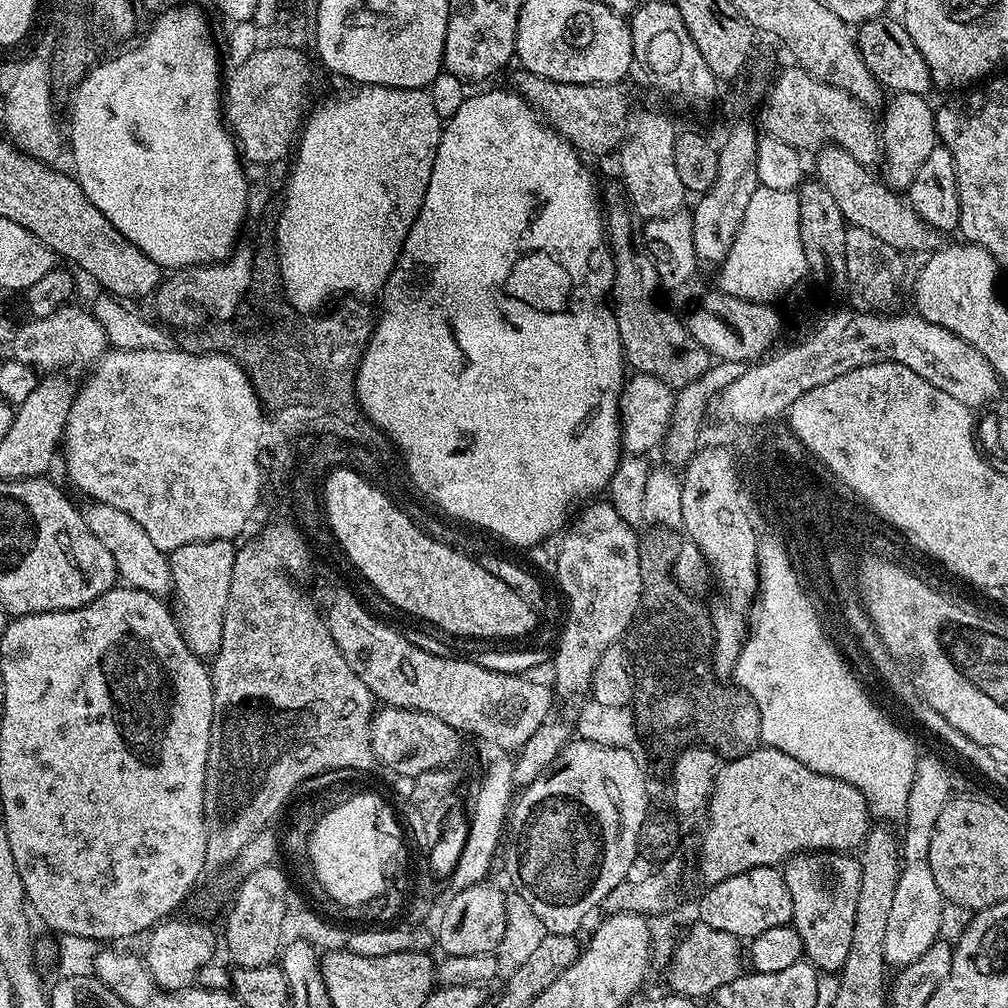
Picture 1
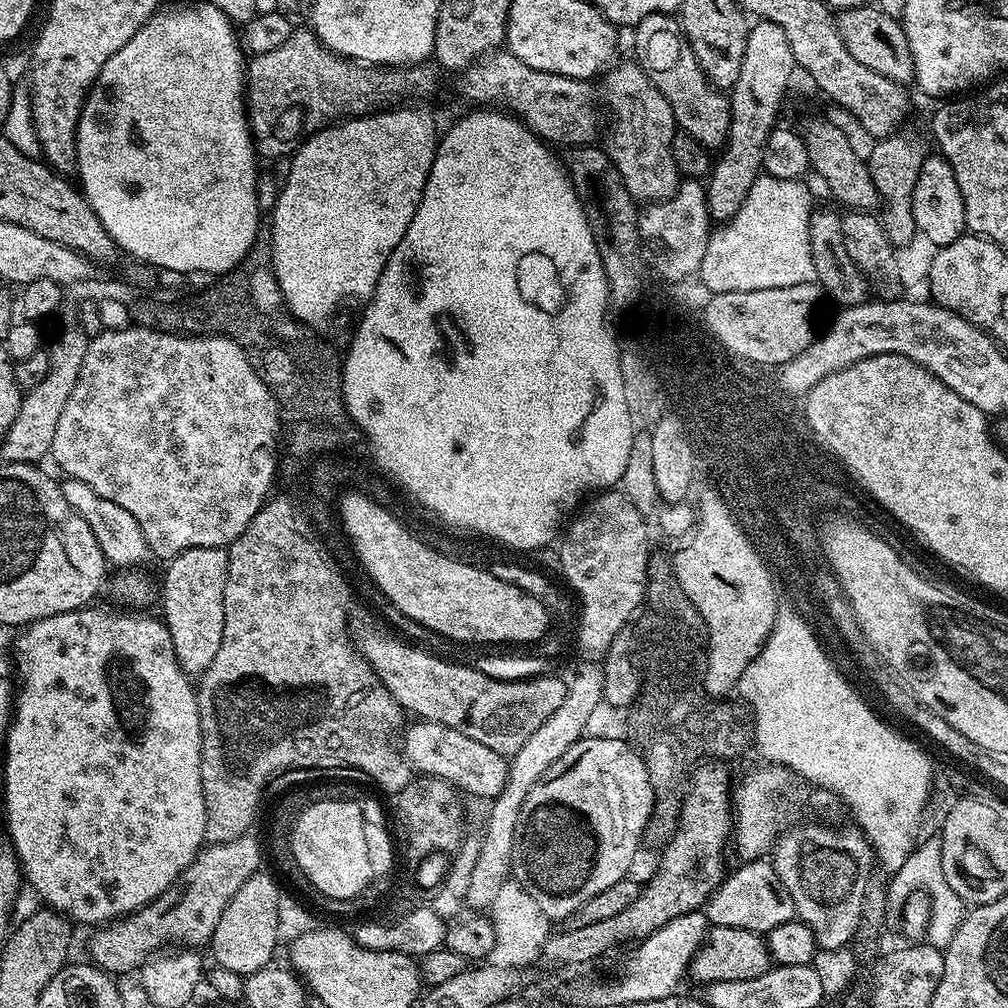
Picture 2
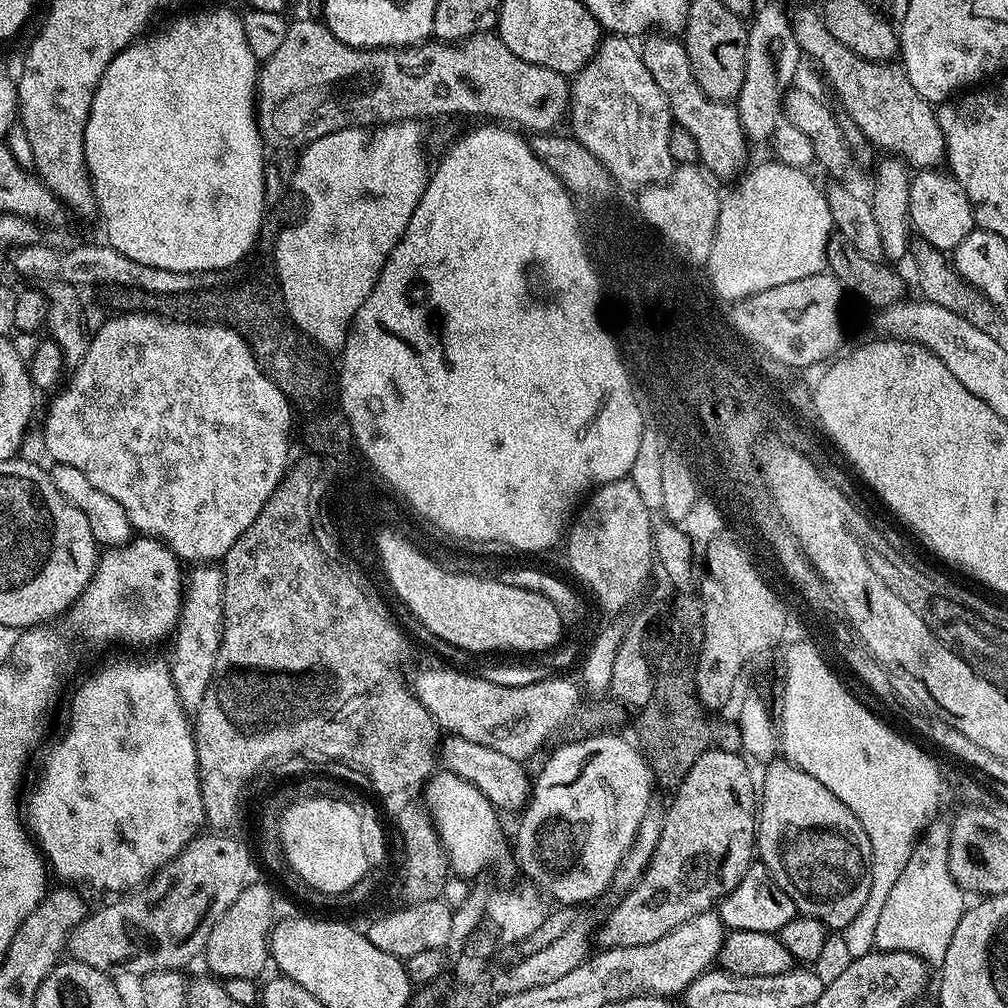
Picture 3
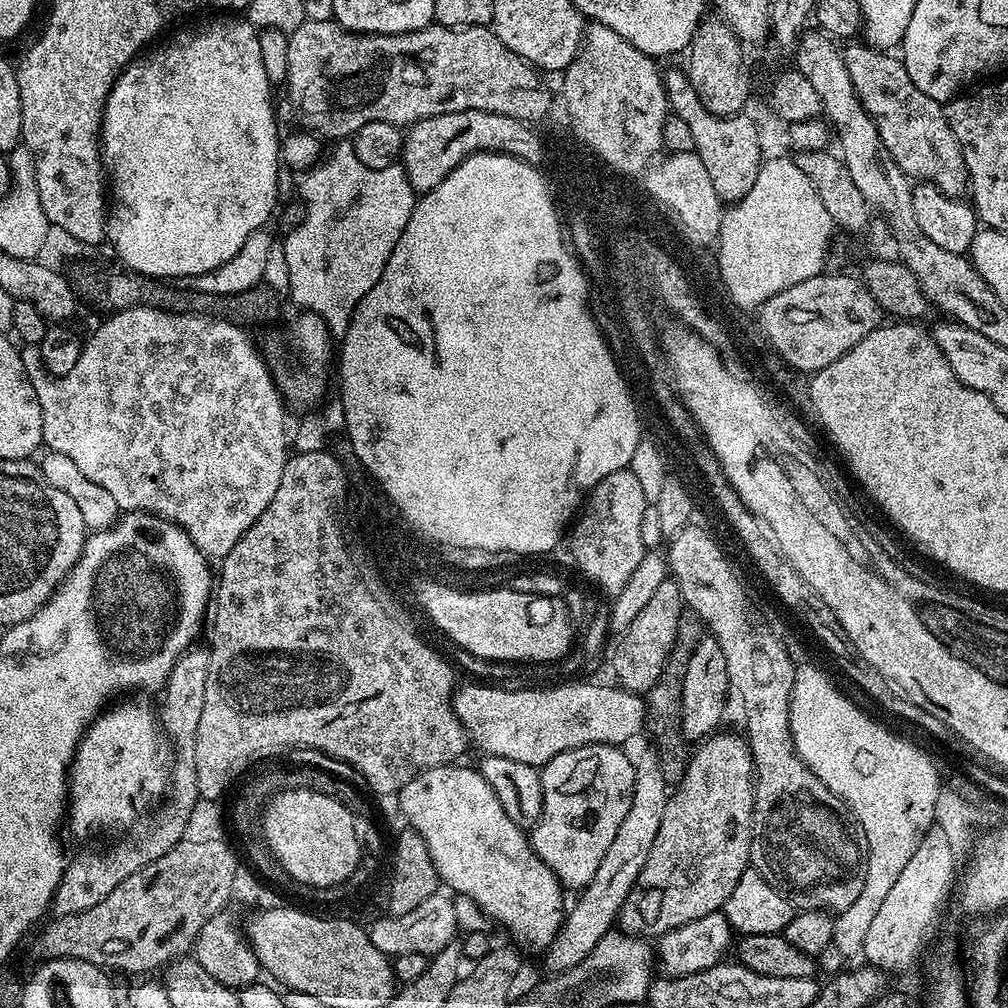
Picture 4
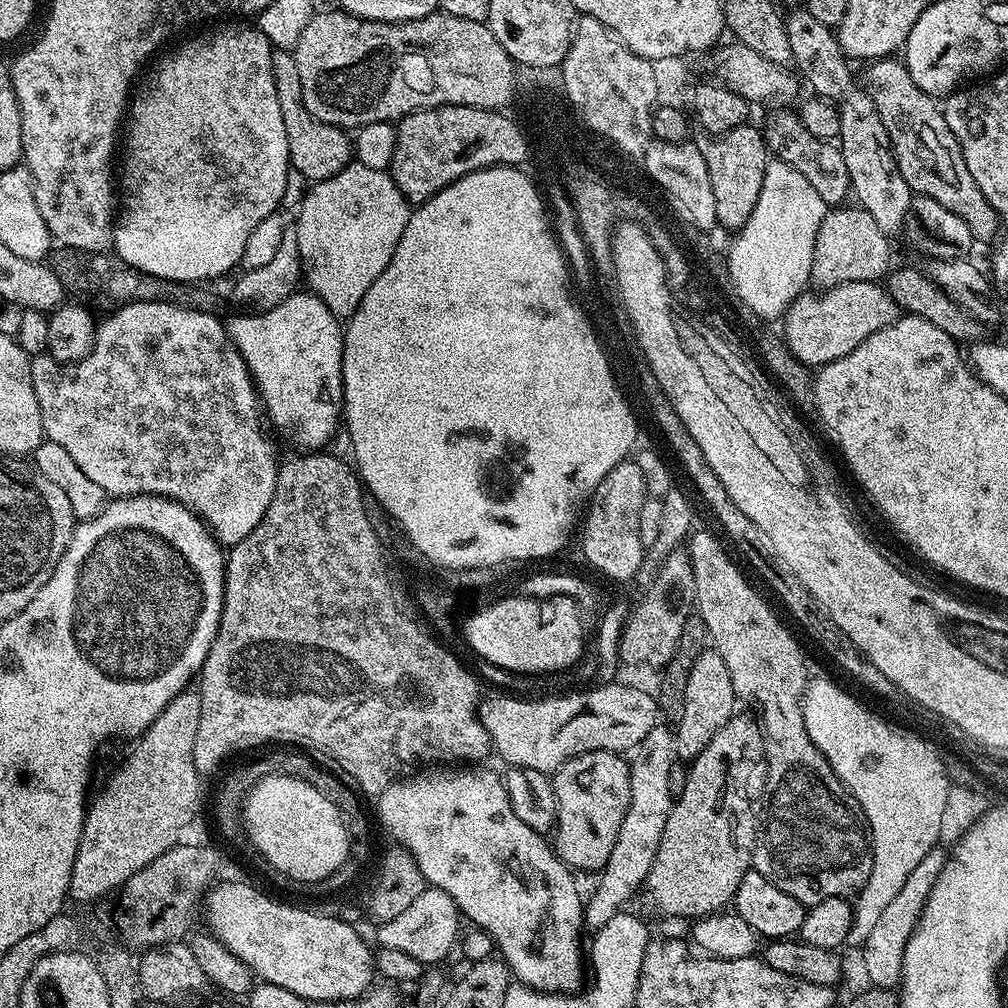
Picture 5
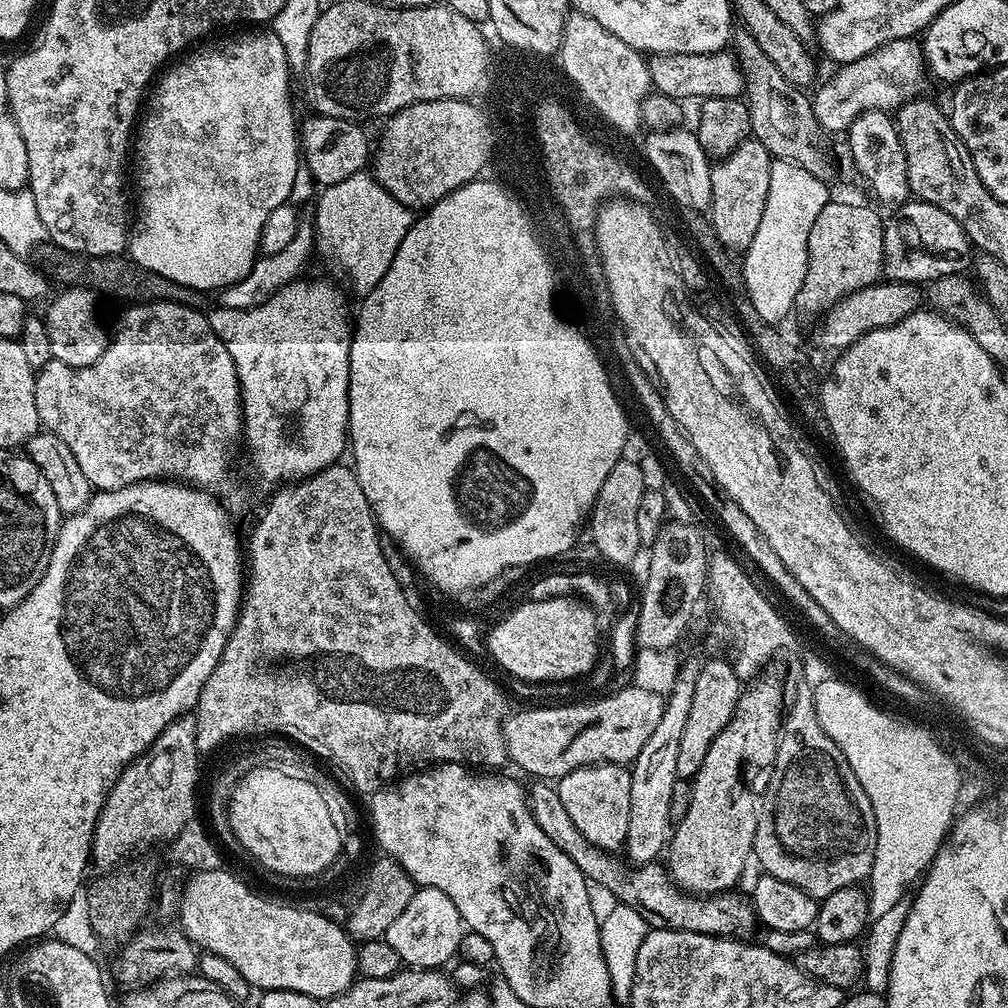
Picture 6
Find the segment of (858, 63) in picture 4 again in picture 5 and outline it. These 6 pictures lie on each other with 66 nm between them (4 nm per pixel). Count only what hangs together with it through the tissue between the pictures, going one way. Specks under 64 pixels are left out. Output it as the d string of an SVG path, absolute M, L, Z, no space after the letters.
M881 58L871 61L867 68L868 84L866 83L866 88L882 118L882 124L886 126L886 134L890 134L892 153L896 156L898 170L902 170L902 178L906 178L906 186L910 186L917 196L934 198L934 202L946 206L946 210L950 210L950 214L958 214L958 218L962 218L962 222L966 222L966 226L970 226L973 241L992 239L995 241L1001 235L999 232L1002 231L1000 215L996 213L994 206L990 206L990 202L986 202L986 194L982 194L982 190L978 190L978 182L974 182L970 170L966 170L966 158L962 158L958 138L954 138L950 126L946 126L944 109L938 100L915 85L911 74L908 73L907 65L899 59L896 61L896 58Z

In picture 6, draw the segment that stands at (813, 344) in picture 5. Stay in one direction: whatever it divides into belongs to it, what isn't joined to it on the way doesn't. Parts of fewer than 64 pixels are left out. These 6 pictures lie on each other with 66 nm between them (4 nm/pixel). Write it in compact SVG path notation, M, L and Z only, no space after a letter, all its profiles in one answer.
M877 282L851 292L846 298L839 300L830 311L821 318L821 344L827 350L843 350L849 348L858 338L862 338L870 330L878 330L886 326L894 326L894 322L902 322L910 314L921 311L926 300L923 287L916 284L898 284L895 282Z

